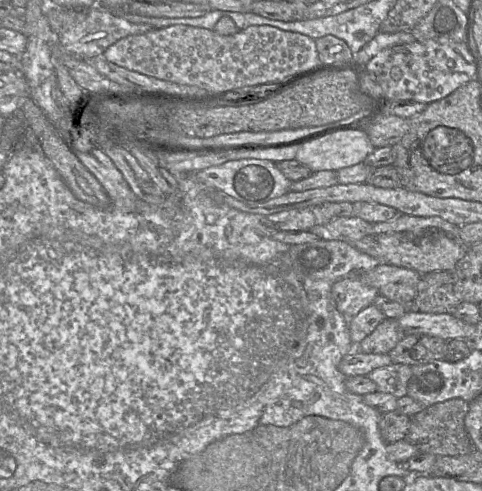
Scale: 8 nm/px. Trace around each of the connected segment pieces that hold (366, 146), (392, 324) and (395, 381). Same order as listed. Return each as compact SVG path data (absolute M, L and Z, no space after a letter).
M347 129L299 143L295 160L307 166L312 173L339 171L363 163L373 150L366 131Z
M385 319L354 350L366 354L388 354L404 337L397 319Z
M391 364L376 368L367 376L377 385L377 391L392 394L397 399L407 395L407 385L412 375L412 366Z

